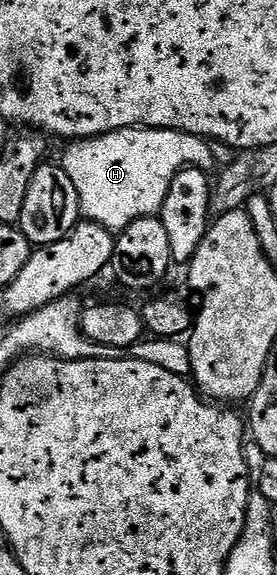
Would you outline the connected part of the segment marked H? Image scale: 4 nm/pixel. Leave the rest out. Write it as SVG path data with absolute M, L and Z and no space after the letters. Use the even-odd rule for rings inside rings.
M118 129L116 133L105 133L101 137L75 139L68 145L71 146L64 151L61 164L65 175L73 179L73 187L77 187L80 214L86 220L112 231L129 227L129 223L142 217L156 216L165 203L169 183L181 170L190 167L211 171L215 165L212 146L204 138L176 129Z

